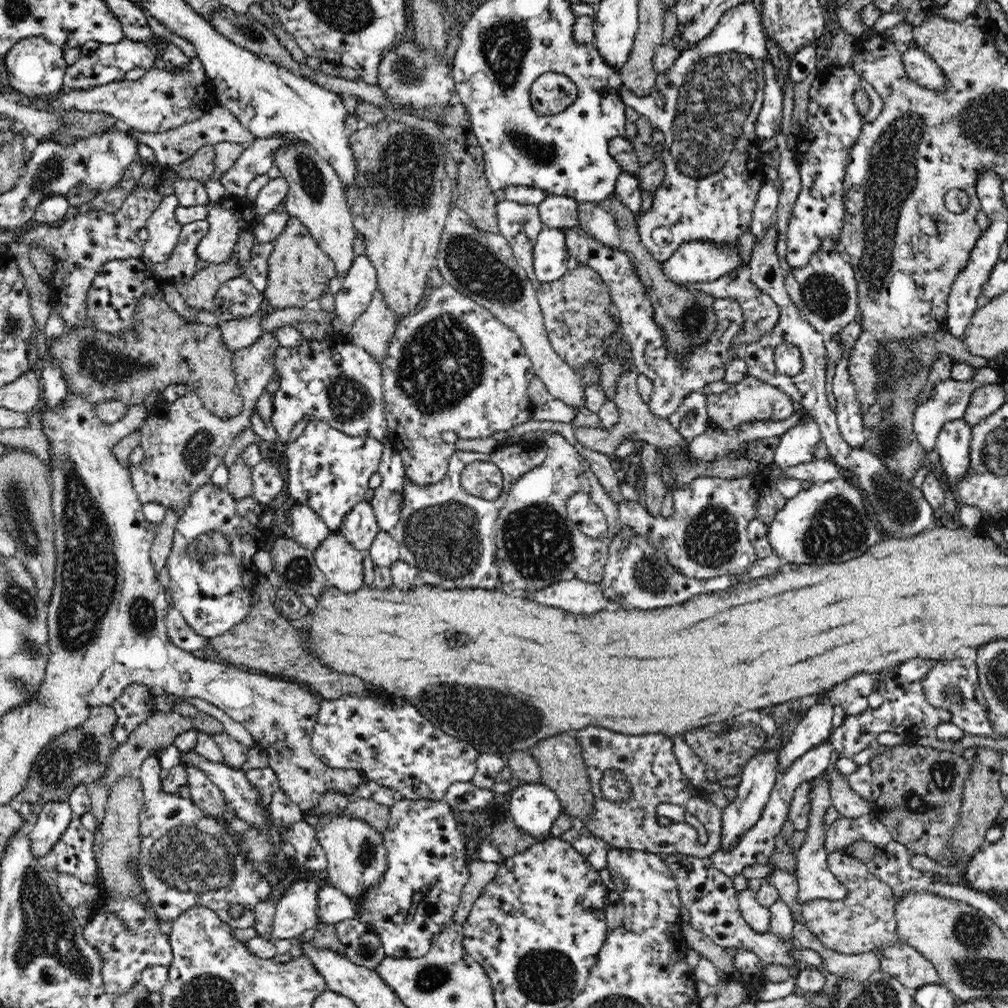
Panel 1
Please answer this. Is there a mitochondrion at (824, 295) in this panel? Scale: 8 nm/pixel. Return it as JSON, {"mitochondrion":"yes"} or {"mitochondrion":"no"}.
{"mitochondrion":"yes"}

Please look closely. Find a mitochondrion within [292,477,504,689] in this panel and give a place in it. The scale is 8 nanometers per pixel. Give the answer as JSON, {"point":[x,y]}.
{"point":[444,541]}

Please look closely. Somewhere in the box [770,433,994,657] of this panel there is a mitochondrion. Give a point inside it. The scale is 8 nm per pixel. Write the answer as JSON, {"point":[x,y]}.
{"point":[840,527]}

